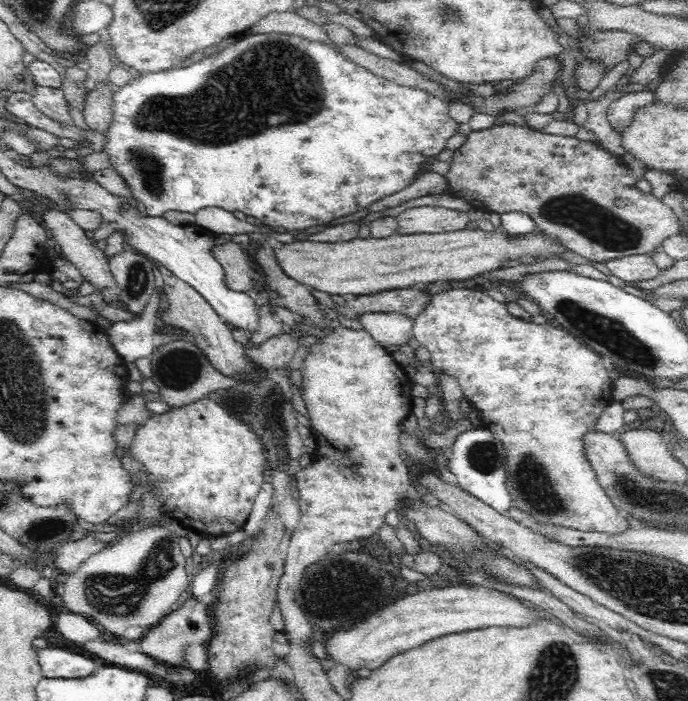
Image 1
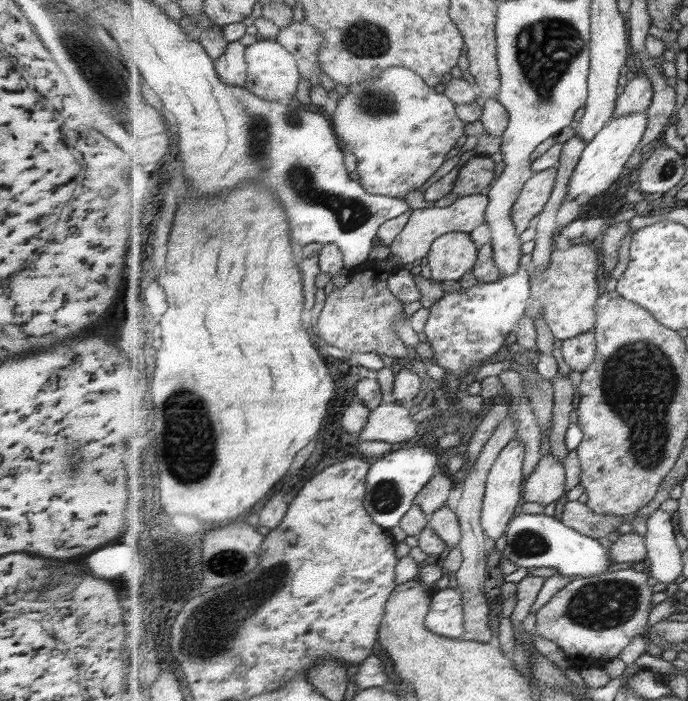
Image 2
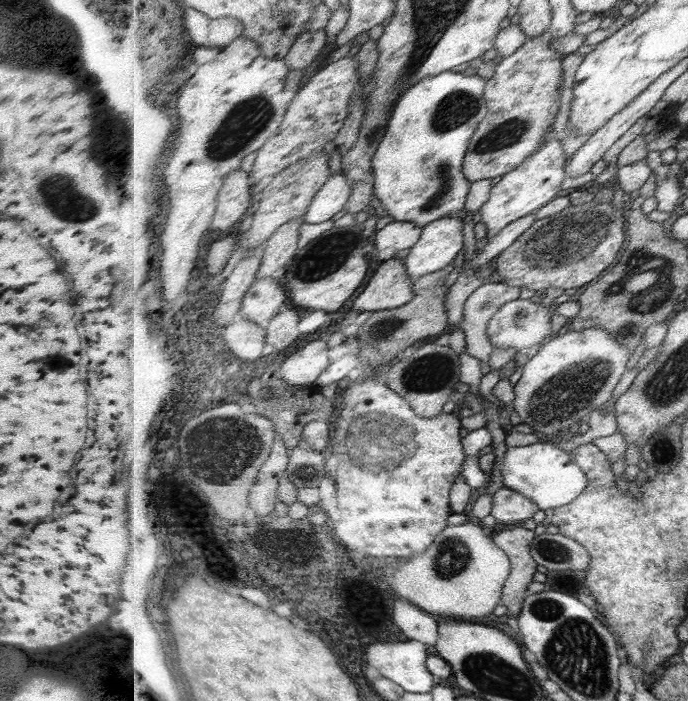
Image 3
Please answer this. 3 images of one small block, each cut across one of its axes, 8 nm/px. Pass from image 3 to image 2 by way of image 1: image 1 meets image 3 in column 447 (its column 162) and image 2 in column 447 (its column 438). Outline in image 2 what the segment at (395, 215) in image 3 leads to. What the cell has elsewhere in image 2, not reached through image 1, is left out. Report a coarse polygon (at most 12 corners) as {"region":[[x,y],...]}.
{"region":[[416,72],[349,86],[331,120],[365,190],[403,198],[465,136]]}

